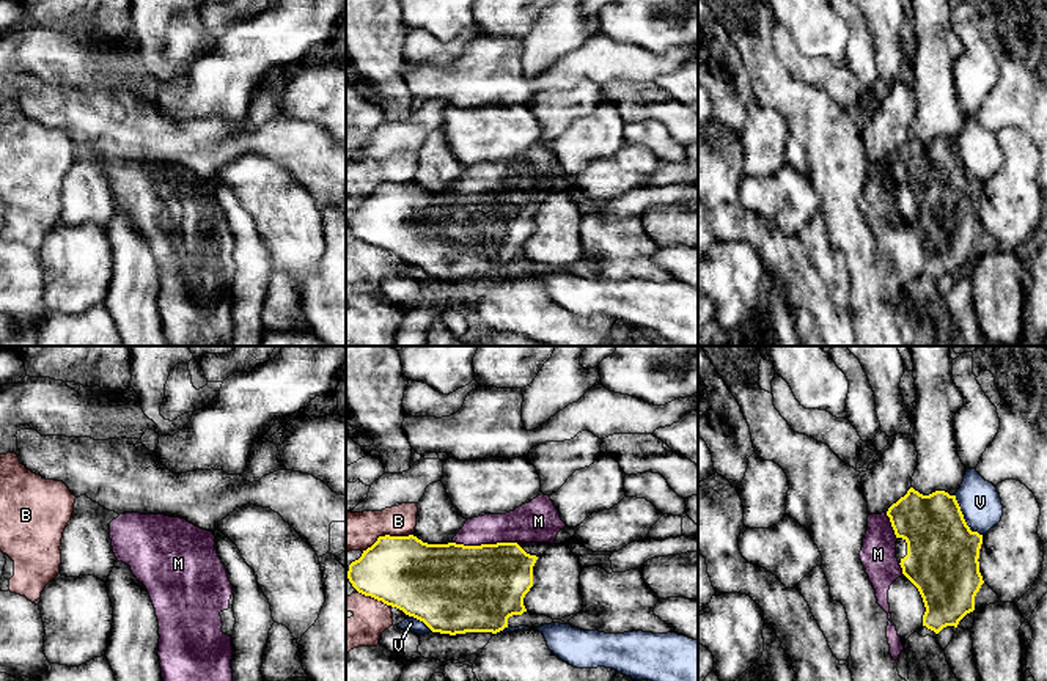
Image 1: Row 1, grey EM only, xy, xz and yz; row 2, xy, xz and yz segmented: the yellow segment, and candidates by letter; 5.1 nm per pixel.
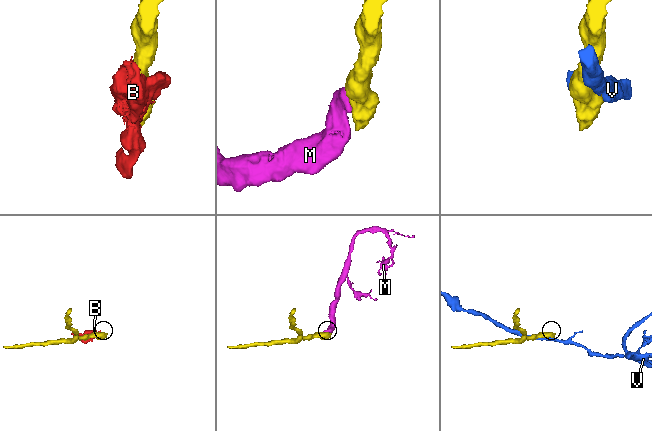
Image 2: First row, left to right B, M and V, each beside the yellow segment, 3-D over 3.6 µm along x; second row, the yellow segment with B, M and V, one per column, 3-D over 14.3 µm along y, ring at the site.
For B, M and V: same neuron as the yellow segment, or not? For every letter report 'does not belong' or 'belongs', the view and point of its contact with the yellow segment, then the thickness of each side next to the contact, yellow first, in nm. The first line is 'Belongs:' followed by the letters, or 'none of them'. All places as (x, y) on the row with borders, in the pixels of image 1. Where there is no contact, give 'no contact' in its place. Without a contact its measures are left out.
Belongs: M
B: does not belong; contact xz (387, 535); calibres 360 and 200 nm
M: belongs; contact xz (484, 544); calibres 440 and 190 nm
V: does not belong; contact yz (961, 511); calibres 360 and 220 nm

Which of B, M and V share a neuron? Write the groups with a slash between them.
B / M / V

